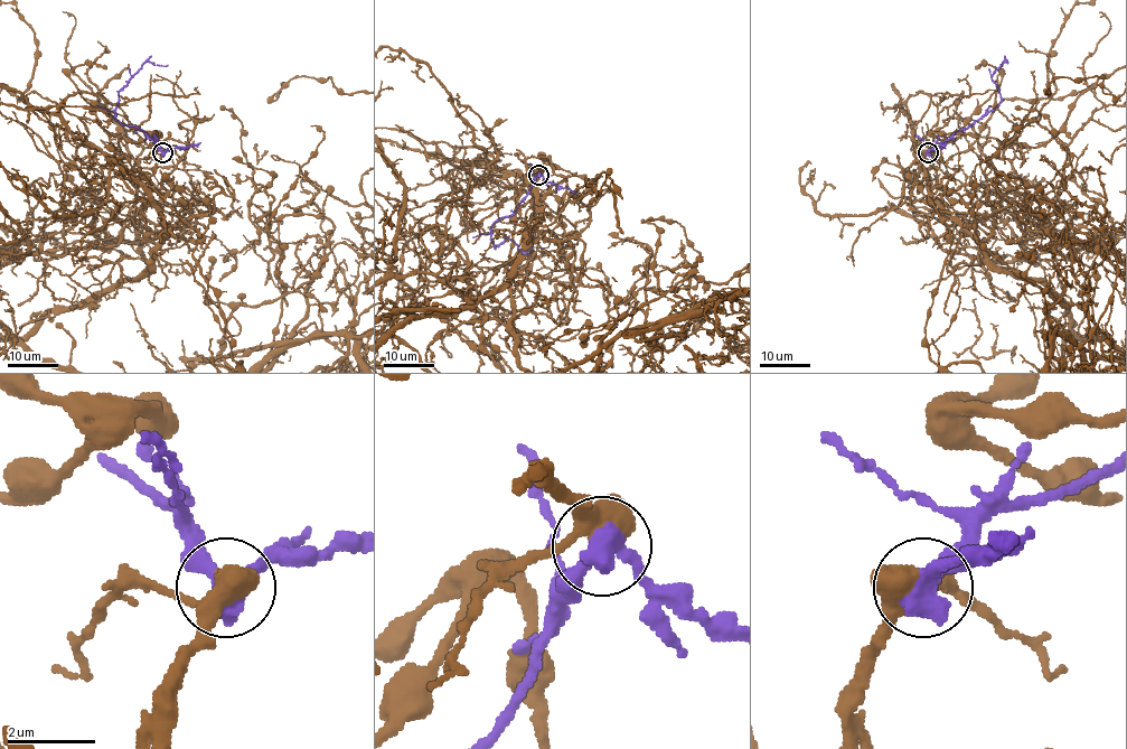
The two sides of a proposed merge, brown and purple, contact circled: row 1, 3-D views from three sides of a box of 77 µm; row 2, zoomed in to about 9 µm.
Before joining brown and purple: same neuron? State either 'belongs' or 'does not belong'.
belongs

